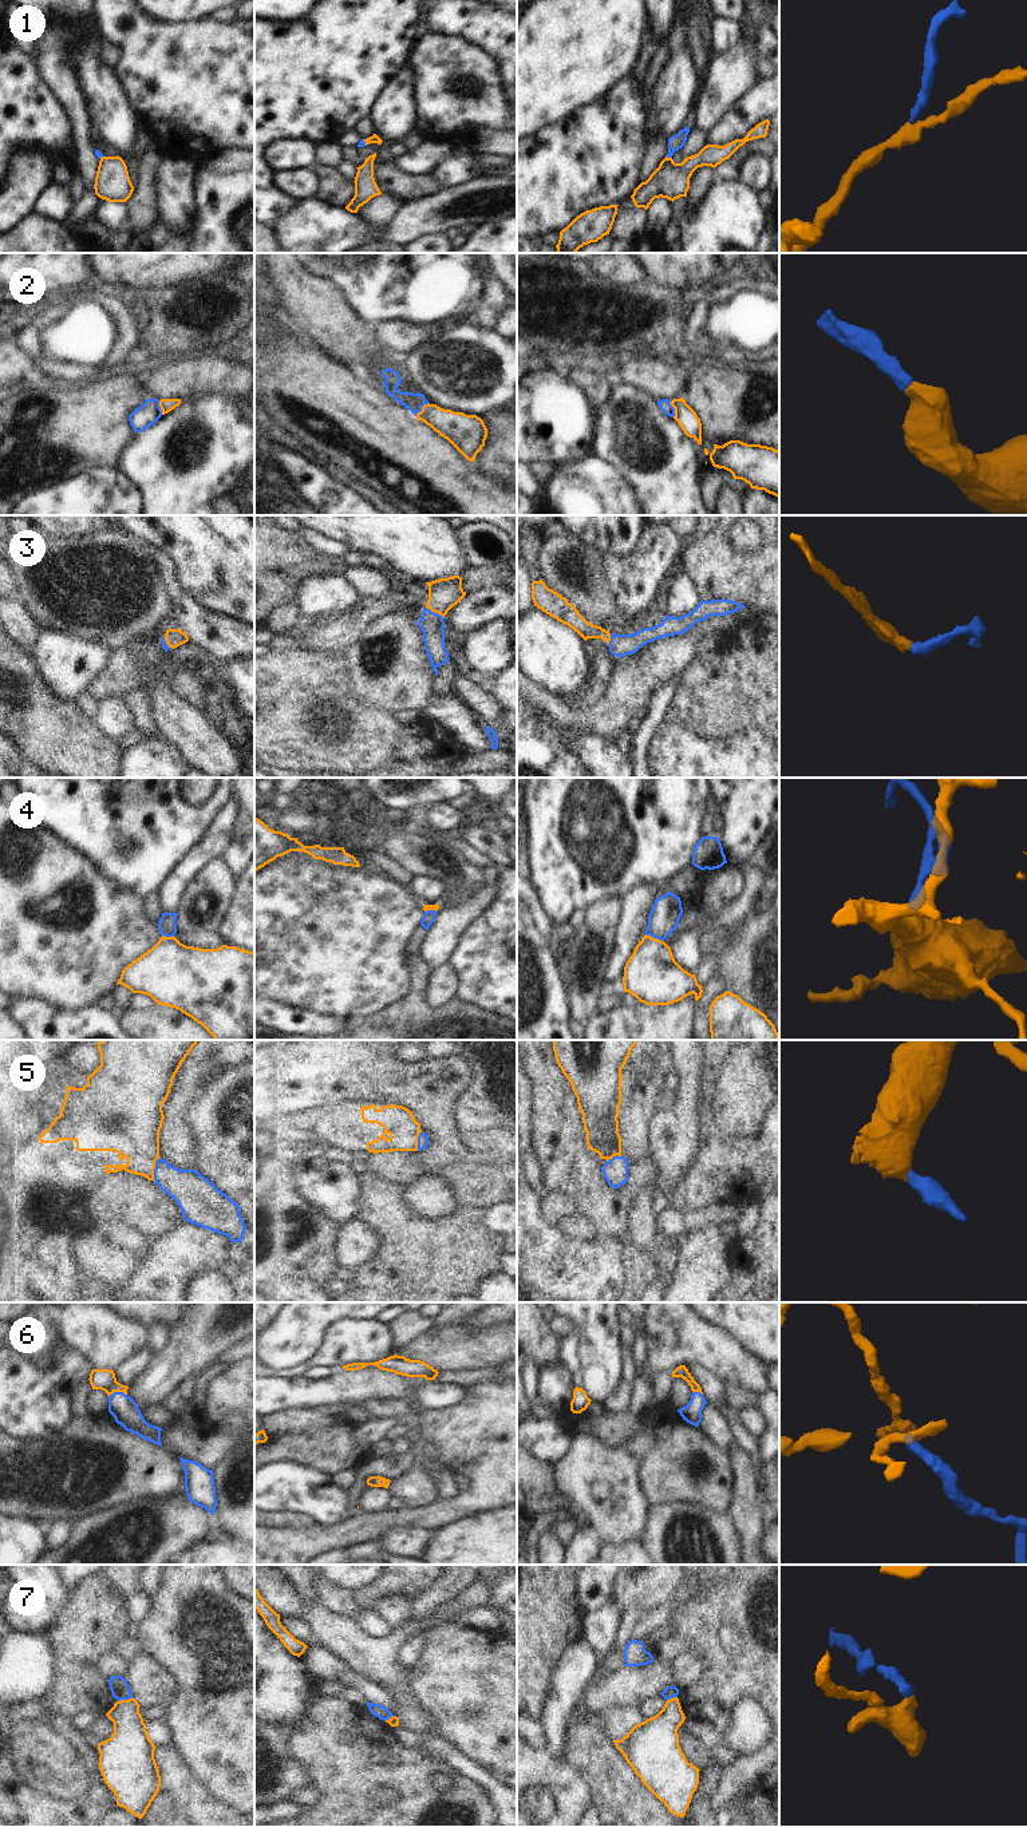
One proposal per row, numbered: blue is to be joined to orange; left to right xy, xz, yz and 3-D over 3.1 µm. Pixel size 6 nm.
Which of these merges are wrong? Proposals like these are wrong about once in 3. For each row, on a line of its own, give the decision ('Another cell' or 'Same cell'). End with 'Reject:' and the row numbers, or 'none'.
1: Same cell
2: Same cell
3: Same cell
4: Another cell
5: Same cell
6: Same cell
7: Another cell
Reject: 4, 7.

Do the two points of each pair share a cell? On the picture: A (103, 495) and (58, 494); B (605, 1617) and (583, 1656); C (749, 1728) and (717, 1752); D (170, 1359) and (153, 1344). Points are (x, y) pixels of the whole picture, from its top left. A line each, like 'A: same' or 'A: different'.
A: same
B: different
C: different
D: different

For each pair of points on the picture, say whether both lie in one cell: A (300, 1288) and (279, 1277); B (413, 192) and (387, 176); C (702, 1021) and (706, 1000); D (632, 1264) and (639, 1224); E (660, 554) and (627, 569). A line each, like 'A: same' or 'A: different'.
A: same
B: same
C: same
D: different
E: same

